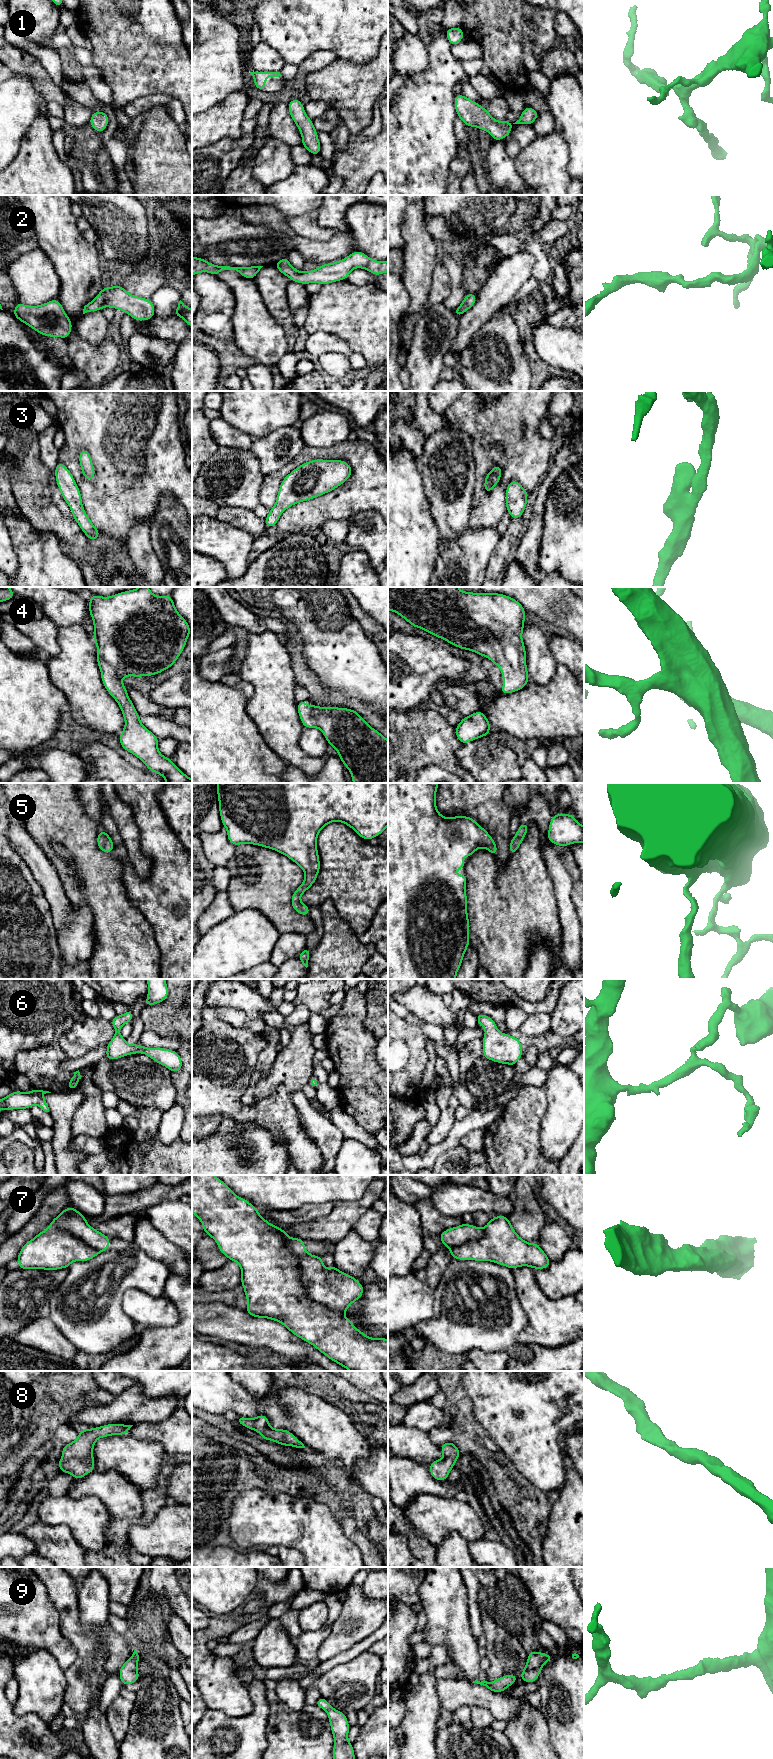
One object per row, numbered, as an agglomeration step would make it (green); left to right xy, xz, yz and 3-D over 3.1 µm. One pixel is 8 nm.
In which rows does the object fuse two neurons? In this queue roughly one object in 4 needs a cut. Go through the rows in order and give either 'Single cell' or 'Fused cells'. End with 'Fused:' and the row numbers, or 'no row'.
1: Single cell
2: Single cell
3: Single cell
4: Single cell
5: Single cell
6: Single cell
7: Single cell
8: Single cell
9: Single cell
Fused: no row

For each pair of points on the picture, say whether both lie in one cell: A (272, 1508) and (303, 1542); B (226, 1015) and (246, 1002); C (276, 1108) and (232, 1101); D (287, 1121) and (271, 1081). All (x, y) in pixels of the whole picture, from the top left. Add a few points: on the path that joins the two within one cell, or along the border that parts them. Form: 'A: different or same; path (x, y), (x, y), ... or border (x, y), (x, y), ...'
A: same; path (280, 1516), (298, 1534)
B: different; border (218, 1007), (241, 1009), (250, 1019)
C: same; path (265, 1111), (241, 1111)
D: different; border (289, 1092), (283, 1087), (277, 1087), (256, 1103)

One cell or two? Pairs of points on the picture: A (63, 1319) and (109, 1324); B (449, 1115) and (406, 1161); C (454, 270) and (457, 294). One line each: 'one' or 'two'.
A: one
B: two
C: one

